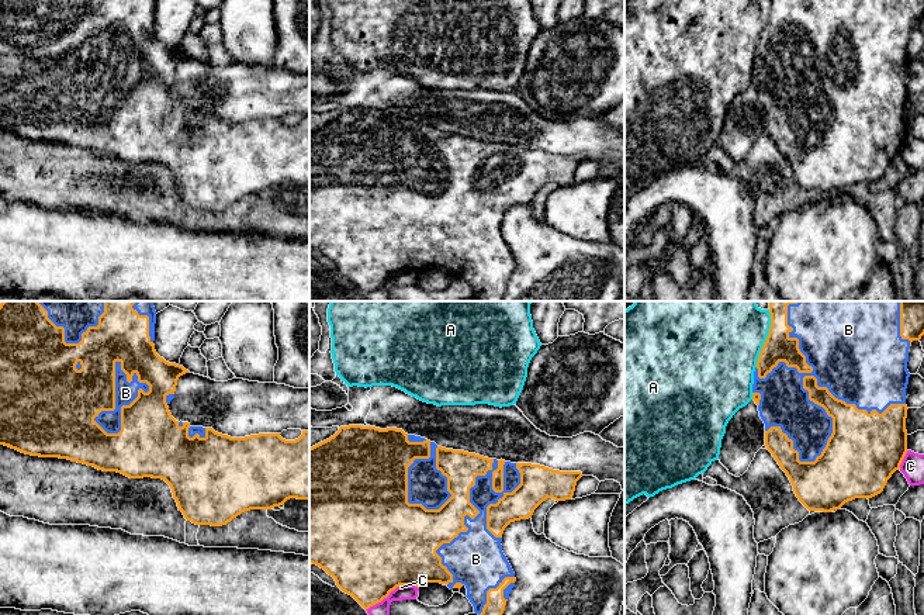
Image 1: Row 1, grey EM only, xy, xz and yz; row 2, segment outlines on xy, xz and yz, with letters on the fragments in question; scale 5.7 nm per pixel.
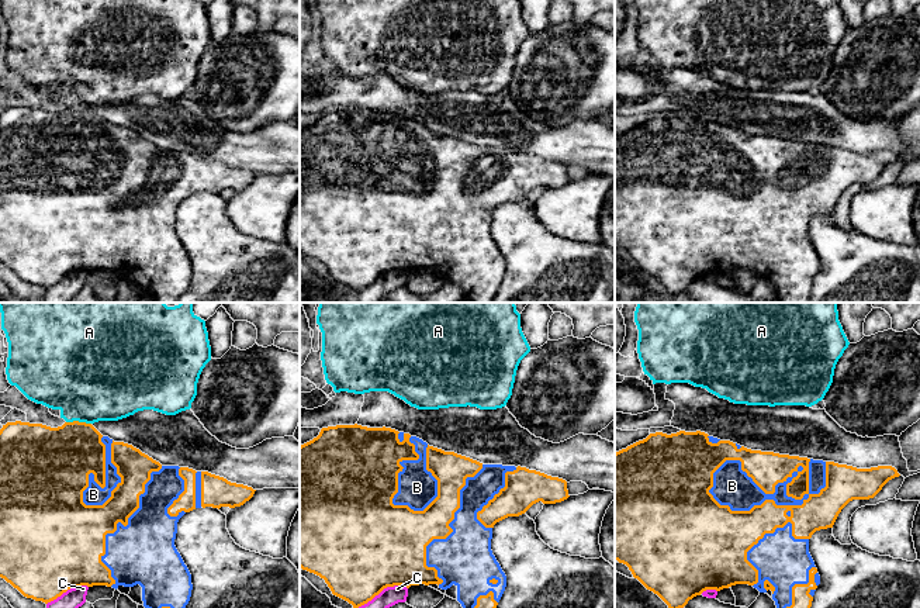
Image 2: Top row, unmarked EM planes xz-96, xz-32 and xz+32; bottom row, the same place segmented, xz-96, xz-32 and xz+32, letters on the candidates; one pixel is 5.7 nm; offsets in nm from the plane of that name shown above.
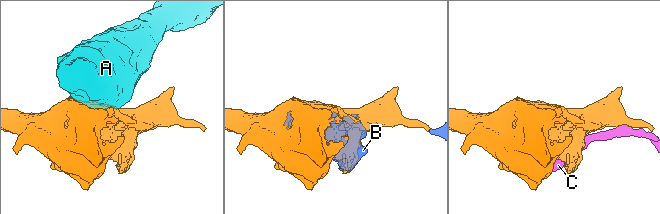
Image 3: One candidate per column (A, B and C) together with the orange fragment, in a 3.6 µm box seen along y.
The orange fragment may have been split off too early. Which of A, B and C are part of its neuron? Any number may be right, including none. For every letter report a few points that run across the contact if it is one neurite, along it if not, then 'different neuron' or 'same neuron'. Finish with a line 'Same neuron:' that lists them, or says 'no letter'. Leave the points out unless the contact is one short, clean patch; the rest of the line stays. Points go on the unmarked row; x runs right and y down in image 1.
A: different neuron
B: same neuron
C: different neuron
Same neuron: B

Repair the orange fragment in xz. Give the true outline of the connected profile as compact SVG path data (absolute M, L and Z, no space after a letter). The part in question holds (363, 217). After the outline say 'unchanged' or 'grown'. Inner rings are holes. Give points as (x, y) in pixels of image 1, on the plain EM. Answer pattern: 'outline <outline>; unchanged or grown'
outline M349 110L309 132L309 248L319 251L364 294L399 270L446 269L467 273L480 301L502 301L515 272L515 258L502 236L502 218L515 205L532 203L547 183L571 184L581 156L511 148L437 131L402 114Z; grown

